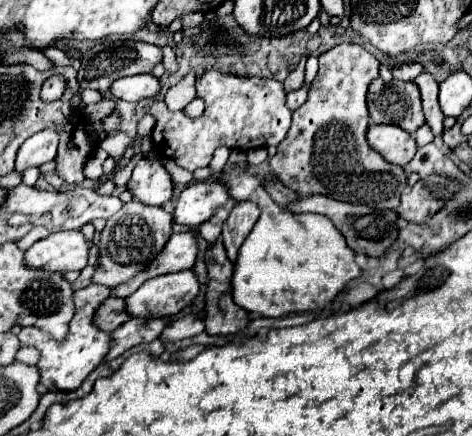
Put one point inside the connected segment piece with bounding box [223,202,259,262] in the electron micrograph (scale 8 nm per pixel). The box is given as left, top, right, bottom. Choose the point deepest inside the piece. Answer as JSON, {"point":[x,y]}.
{"point":[241,221]}

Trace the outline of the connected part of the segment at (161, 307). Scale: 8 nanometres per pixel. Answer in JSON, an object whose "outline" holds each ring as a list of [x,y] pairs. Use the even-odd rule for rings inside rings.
{"outline":[[[193,268],[149,278],[127,298],[131,316],[175,316],[199,294],[199,278]]]}

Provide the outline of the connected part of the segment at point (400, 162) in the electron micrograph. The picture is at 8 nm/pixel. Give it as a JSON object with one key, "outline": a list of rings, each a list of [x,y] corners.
{"outline":[[[393,124],[369,126],[367,142],[375,152],[379,152],[387,162],[395,166],[405,166],[417,150],[417,144],[411,134]]]}

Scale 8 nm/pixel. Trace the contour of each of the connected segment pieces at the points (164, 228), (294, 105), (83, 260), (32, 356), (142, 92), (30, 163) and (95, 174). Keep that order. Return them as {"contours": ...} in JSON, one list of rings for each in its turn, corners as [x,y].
{"contours":[[[[137,200],[127,202],[115,216],[107,220],[101,232],[99,266],[93,274],[93,282],[115,288],[123,282],[129,282],[137,272],[143,272],[165,248],[165,242],[173,234],[171,226],[173,226],[173,216],[163,208],[145,206]]],[[[301,84],[299,90],[287,92],[287,106],[289,106],[289,110],[297,110],[307,100],[307,94],[309,94],[309,84]]],[[[81,230],[53,232],[35,242],[25,252],[25,260],[33,268],[49,268],[51,272],[83,270],[89,260],[89,242]]],[[[21,346],[19,348],[19,354],[17,354],[17,362],[23,362],[23,364],[29,364],[29,366],[35,366],[39,360],[39,352],[35,348],[29,348],[29,346]]],[[[135,74],[129,78],[115,80],[109,92],[119,100],[141,102],[141,100],[155,98],[161,92],[161,80],[155,78],[153,74]]],[[[51,128],[33,134],[31,138],[27,138],[21,144],[21,148],[17,152],[15,172],[23,174],[29,168],[37,168],[45,162],[51,162],[57,154],[57,144],[59,144],[59,136]]],[[[96,149],[93,158],[91,158],[84,168],[84,174],[87,179],[98,179],[103,175],[102,165],[108,158],[108,154],[104,151],[99,151]]]]}

